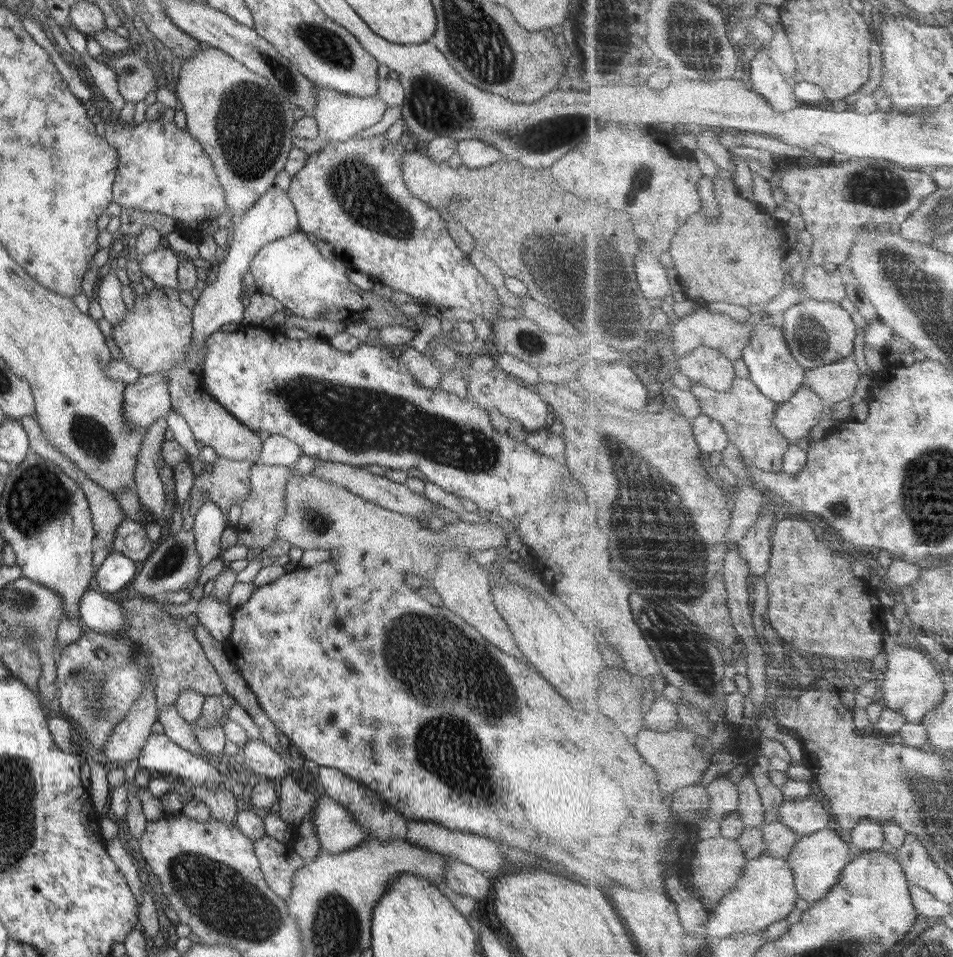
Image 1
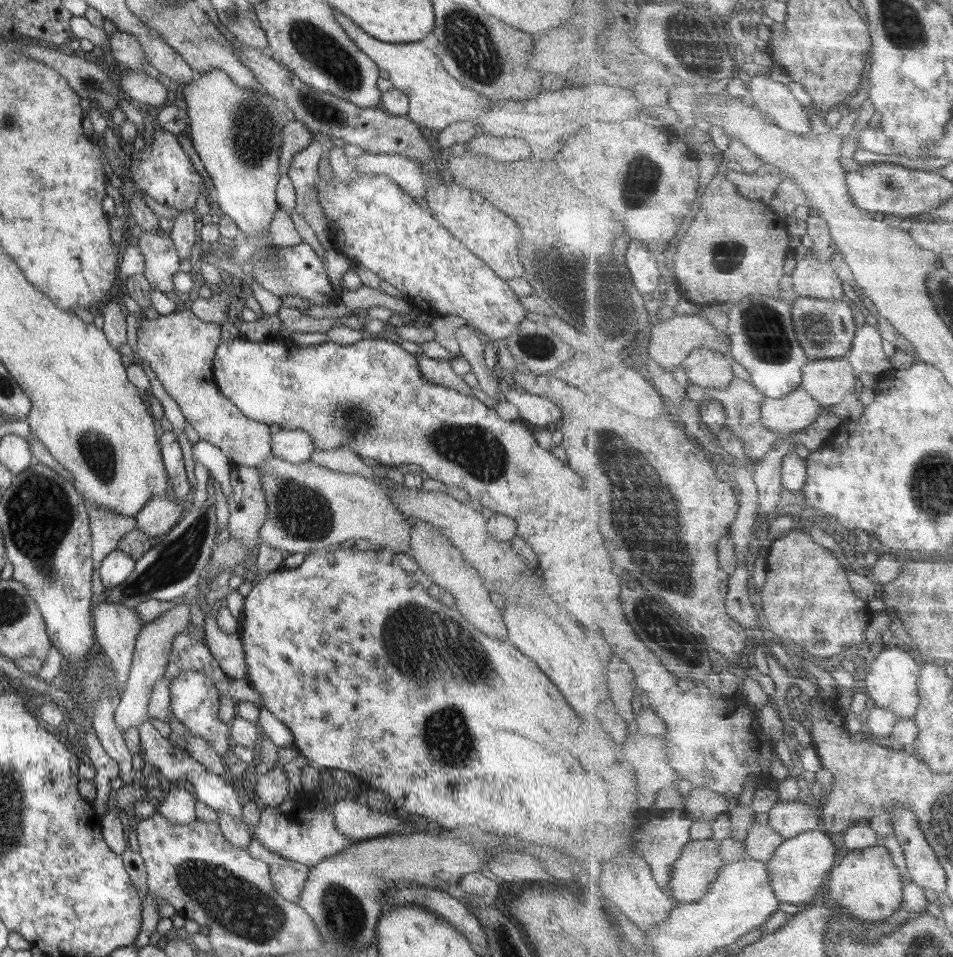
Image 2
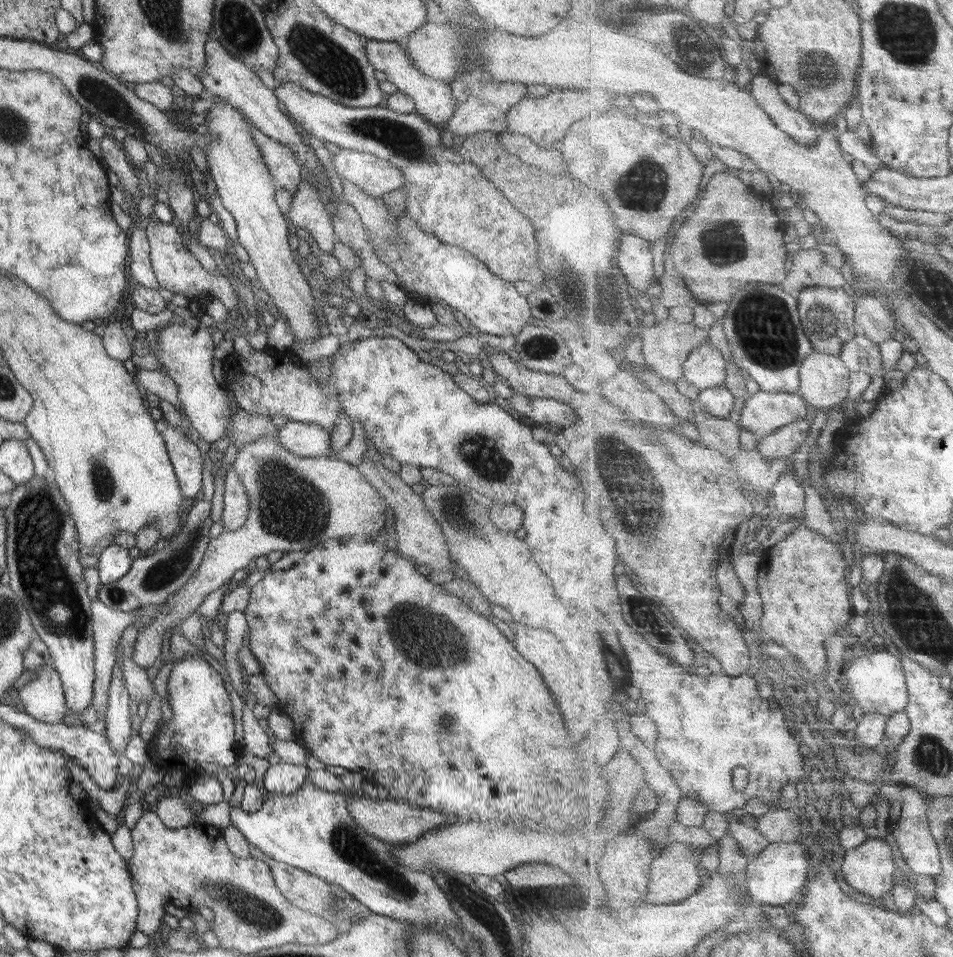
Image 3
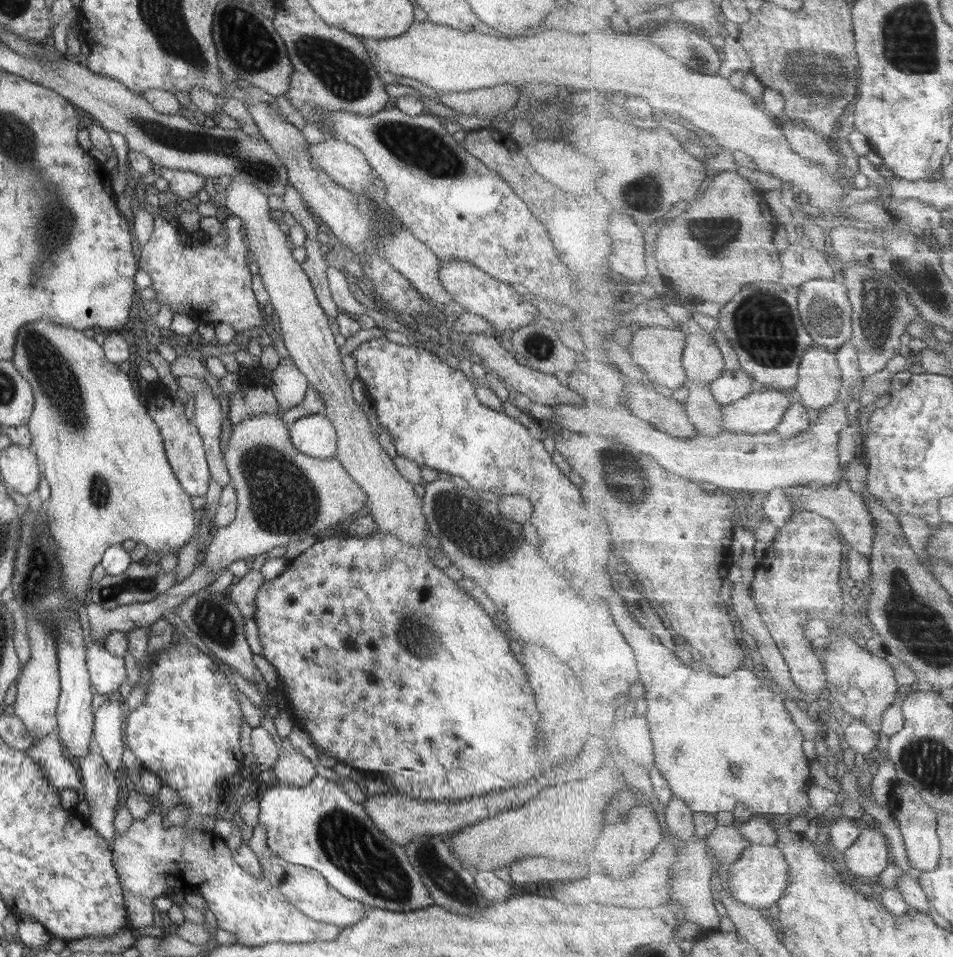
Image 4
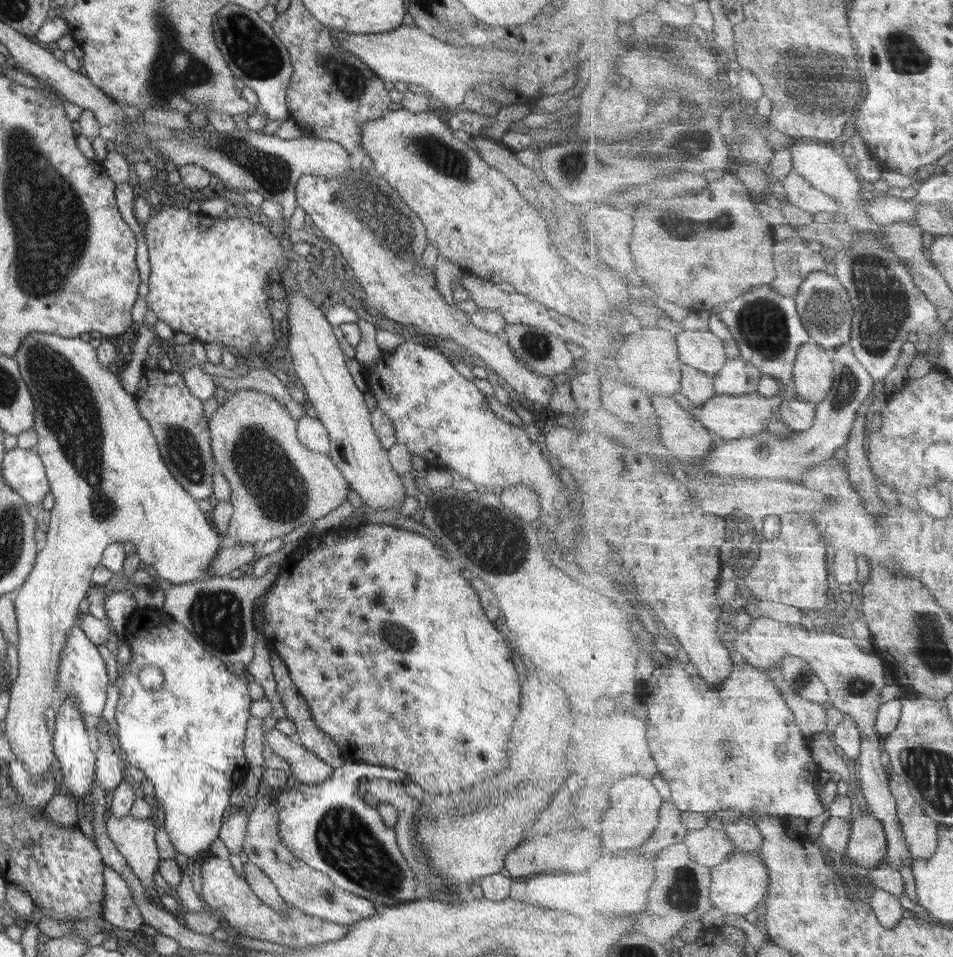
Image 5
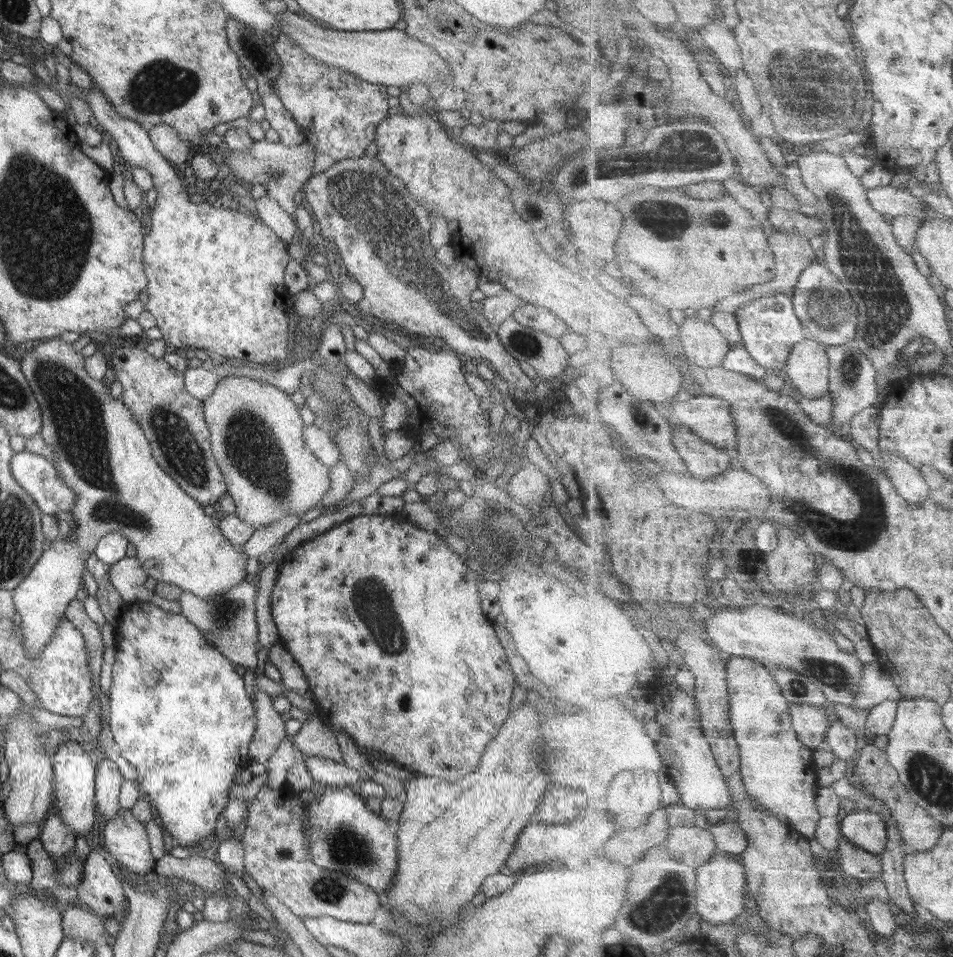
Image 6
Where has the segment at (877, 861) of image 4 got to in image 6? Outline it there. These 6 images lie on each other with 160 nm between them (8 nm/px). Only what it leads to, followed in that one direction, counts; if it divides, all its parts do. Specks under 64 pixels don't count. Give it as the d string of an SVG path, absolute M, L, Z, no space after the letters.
M861 807L855 809L840 822L845 839L873 855L881 856L889 844L887 822L884 818Z

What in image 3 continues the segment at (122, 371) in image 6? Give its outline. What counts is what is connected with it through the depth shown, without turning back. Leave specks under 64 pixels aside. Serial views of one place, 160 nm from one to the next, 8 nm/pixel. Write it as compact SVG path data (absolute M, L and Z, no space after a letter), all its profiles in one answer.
M161 419L155 421L155 428L162 436L168 460L171 462L182 498L197 498L202 491L202 458L193 439L187 439L183 428L173 427Z

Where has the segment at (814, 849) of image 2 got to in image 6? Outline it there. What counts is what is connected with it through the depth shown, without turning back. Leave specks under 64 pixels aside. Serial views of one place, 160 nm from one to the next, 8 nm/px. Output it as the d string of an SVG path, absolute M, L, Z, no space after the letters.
M718 850L711 860L695 870L697 872L697 910L701 920L709 924L731 924L739 914L745 912L745 894L747 874L740 856Z

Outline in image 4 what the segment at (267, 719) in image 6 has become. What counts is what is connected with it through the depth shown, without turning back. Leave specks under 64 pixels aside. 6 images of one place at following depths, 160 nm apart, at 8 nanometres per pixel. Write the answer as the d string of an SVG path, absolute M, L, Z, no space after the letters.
M287 740L279 746L277 760L269 769L279 785L304 787L316 775L313 765L295 751Z

